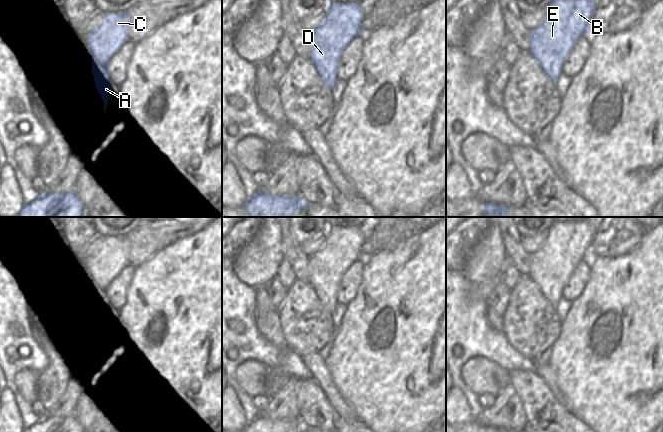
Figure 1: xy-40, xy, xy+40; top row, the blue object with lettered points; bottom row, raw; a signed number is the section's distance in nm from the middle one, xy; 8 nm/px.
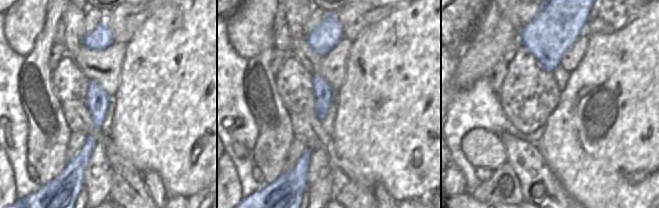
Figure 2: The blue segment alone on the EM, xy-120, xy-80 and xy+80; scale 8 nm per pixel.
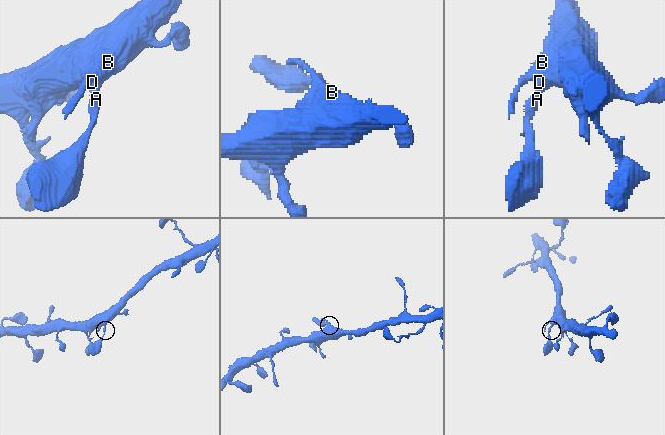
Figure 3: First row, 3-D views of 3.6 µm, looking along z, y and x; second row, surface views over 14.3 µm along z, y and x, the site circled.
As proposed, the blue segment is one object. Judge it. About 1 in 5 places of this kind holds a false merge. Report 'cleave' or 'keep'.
keep

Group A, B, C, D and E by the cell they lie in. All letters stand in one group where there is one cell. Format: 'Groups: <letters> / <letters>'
Groups: A B C D E.

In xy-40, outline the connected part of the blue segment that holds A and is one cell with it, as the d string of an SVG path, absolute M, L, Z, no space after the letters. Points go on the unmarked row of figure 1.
M126 235L104 237L102 246L88 258L88 268L92 274L92 298L104 326L104 336L112 316L110 286L114 278L128 265L129 248Z

